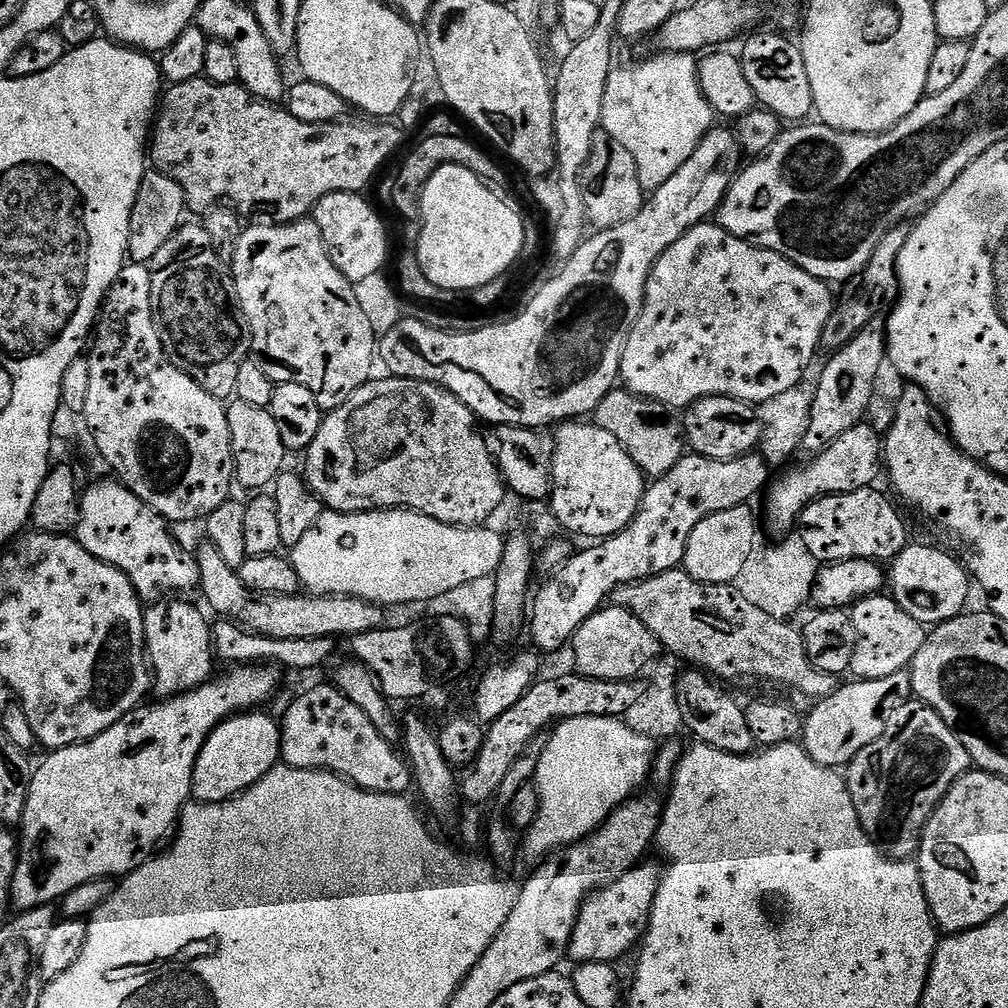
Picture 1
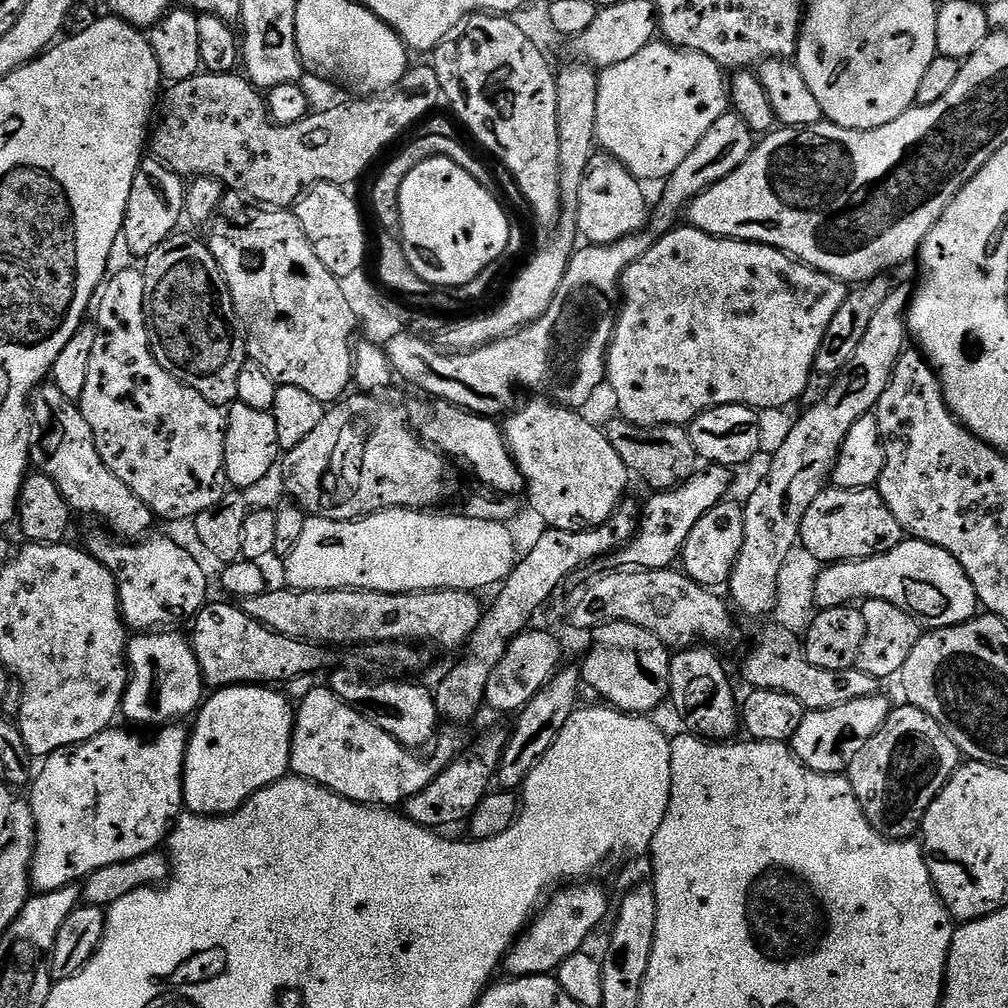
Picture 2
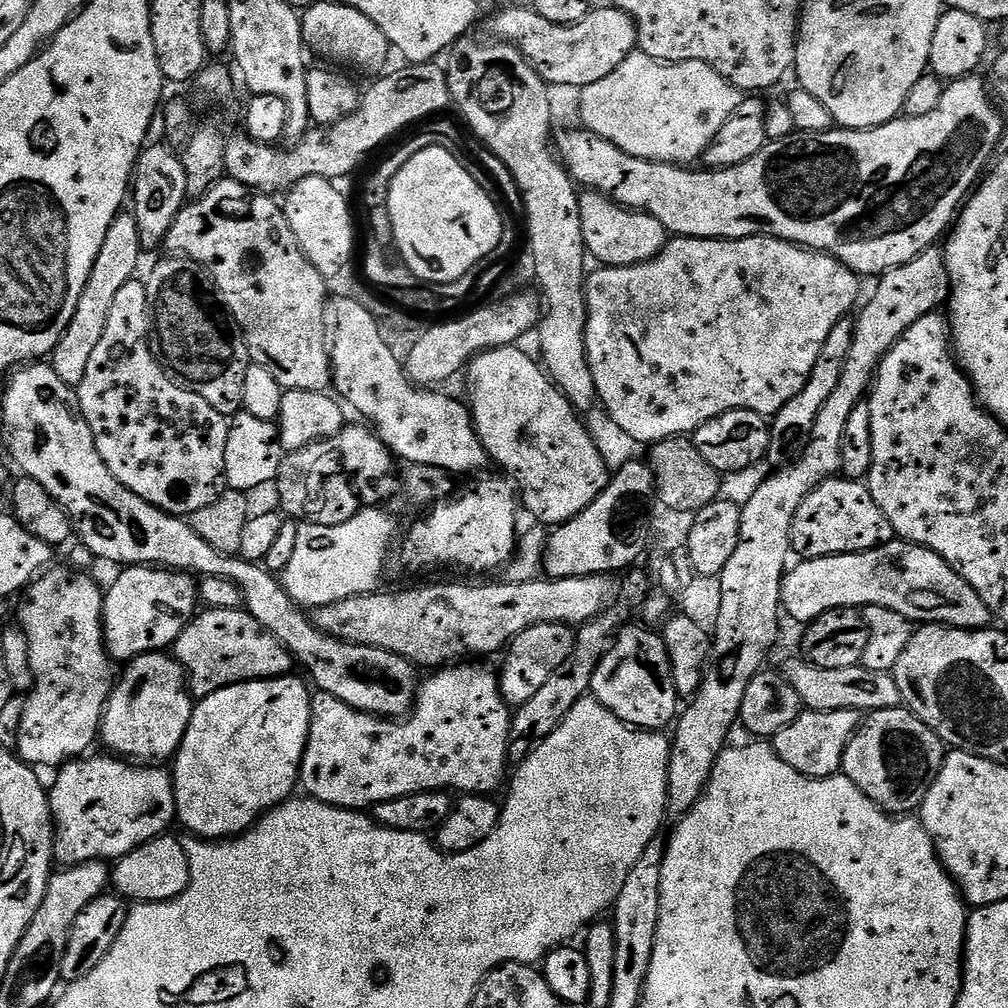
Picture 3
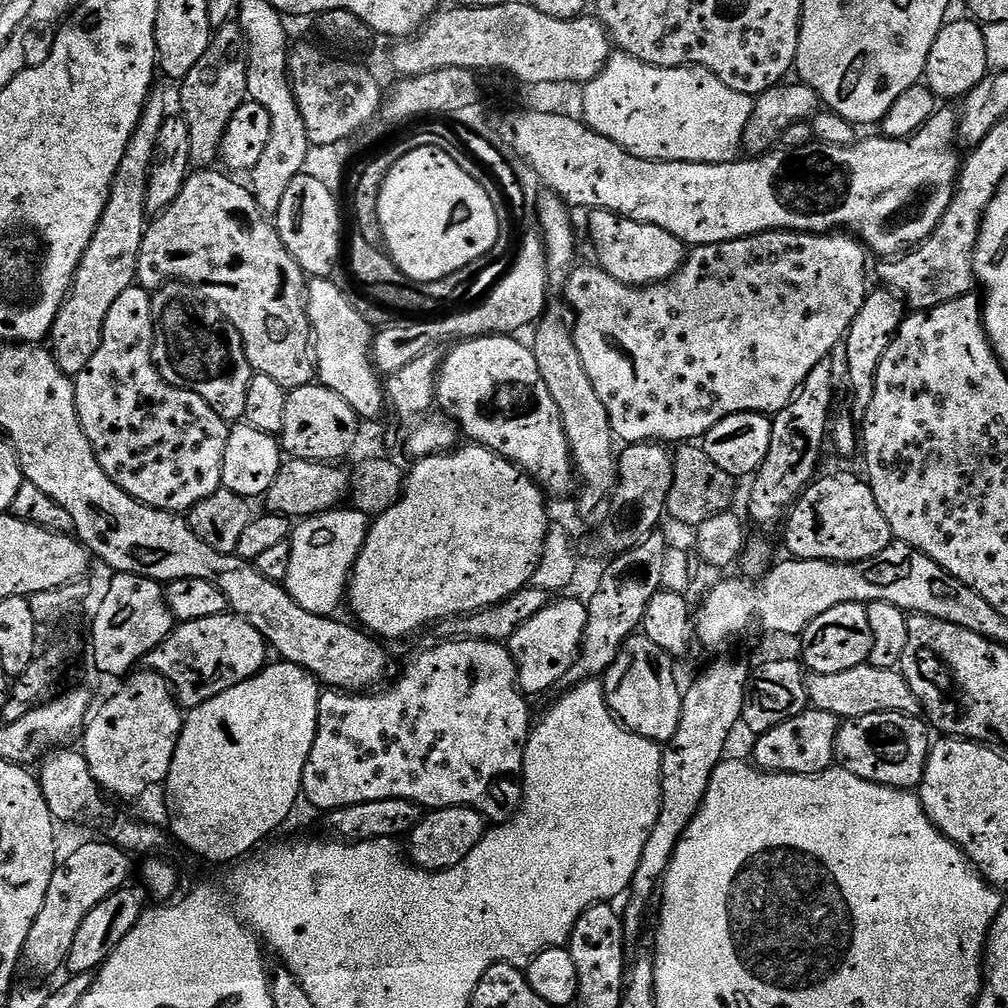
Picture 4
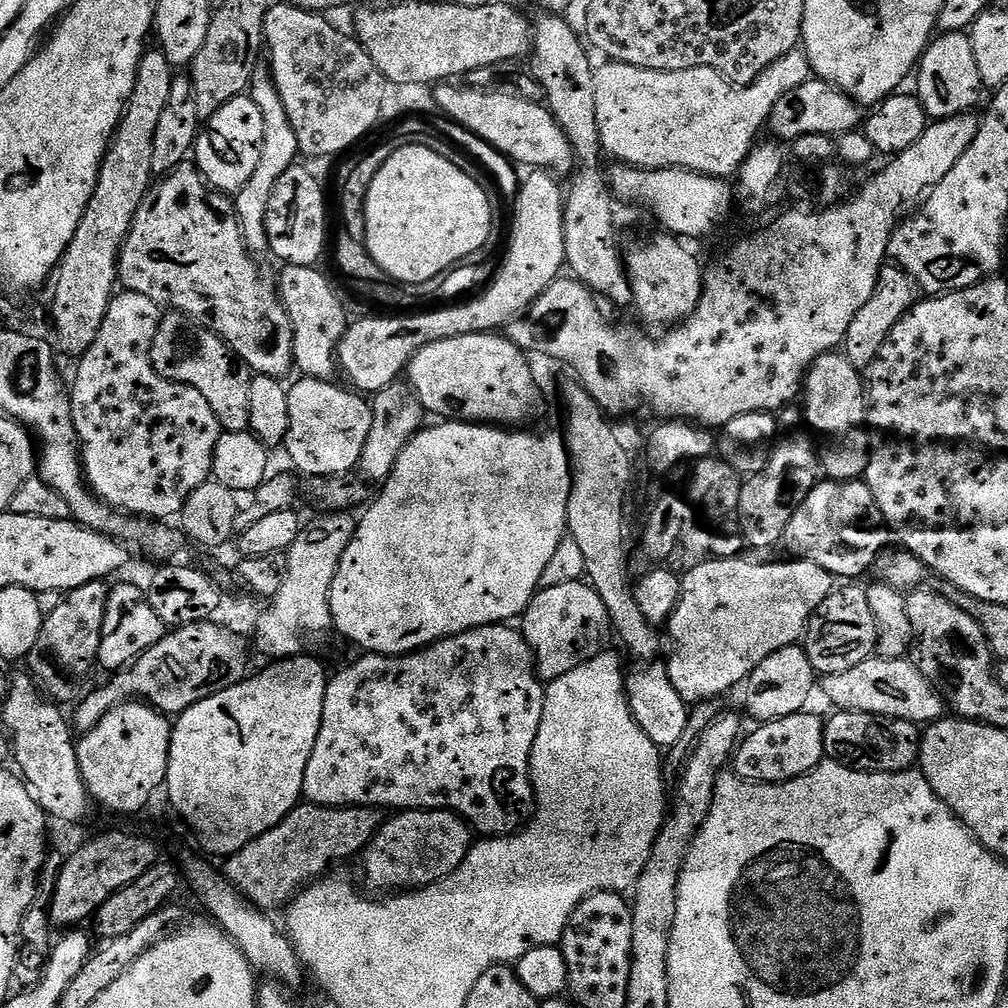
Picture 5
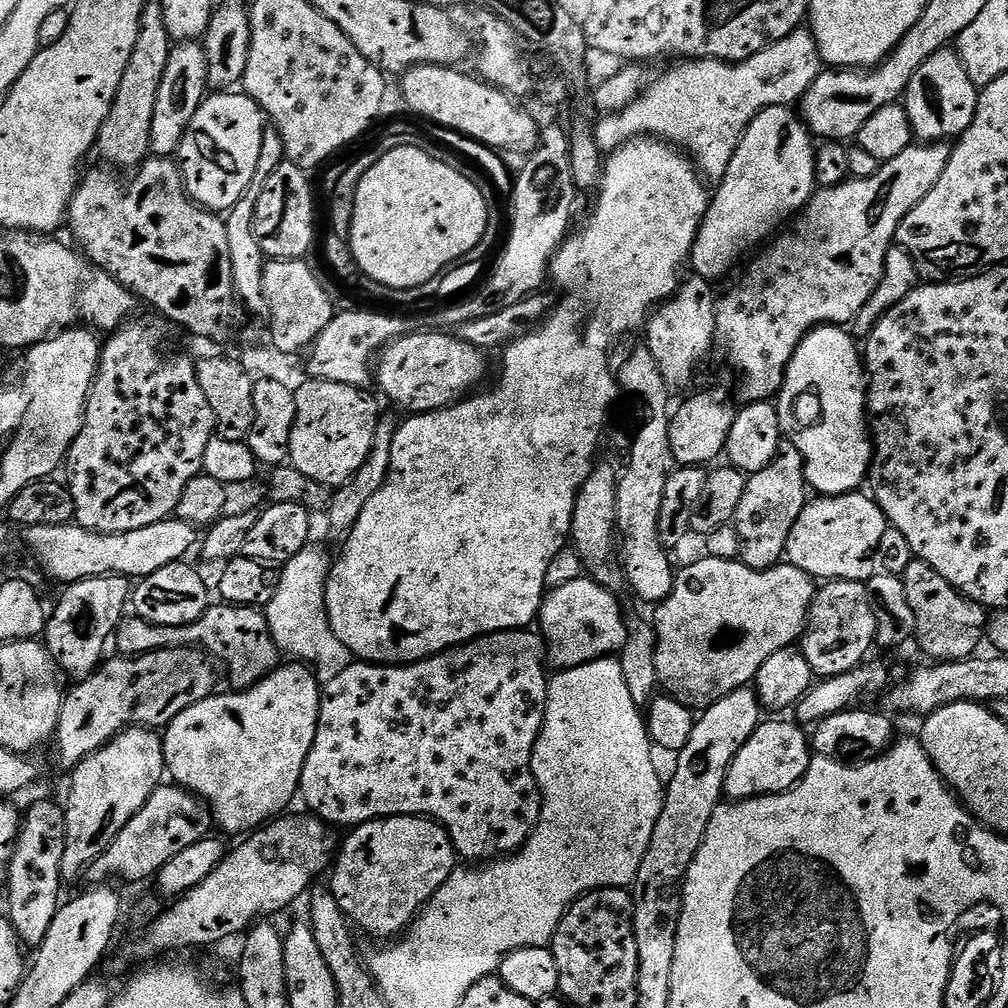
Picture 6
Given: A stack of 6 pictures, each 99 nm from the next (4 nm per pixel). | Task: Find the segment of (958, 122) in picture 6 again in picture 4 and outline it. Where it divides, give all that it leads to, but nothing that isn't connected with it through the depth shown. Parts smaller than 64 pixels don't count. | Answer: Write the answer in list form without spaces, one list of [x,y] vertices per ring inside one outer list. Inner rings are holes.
[[[949,19],[938,34],[938,38],[934,38],[934,46],[930,46],[930,58],[926,62],[924,80],[931,92],[944,102],[956,99],[959,101],[967,96],[990,71],[983,27],[975,19],[967,19]]]

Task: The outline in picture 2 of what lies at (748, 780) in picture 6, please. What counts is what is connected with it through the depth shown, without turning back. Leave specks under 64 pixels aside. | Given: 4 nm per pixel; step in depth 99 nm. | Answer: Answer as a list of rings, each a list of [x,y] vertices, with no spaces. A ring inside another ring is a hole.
[[[884,694],[858,698],[854,702],[846,702],[842,706],[834,706],[817,712],[805,711],[802,726],[793,734],[790,747],[797,760],[815,772],[840,774],[847,769],[852,758],[853,749],[848,744],[855,745],[870,739],[886,722],[890,711],[890,703]]]

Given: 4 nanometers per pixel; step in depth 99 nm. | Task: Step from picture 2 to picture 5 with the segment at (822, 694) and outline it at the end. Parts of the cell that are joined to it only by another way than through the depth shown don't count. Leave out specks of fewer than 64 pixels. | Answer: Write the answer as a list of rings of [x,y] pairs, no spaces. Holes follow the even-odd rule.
[[[871,655],[867,660],[858,662],[842,674],[830,674],[818,684],[819,691],[833,705],[833,709],[842,712],[861,712],[874,718],[905,720],[917,726],[927,726],[943,717],[946,712],[946,700],[938,693],[937,685],[926,679],[911,659],[887,660]]]

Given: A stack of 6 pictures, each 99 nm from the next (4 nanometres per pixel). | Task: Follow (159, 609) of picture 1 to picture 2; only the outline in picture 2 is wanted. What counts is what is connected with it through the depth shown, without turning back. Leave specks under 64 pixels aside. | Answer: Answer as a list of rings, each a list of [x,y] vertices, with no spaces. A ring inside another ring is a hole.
[[[180,630],[141,632],[129,639],[126,655],[130,675],[124,692],[122,716],[129,720],[129,725],[167,726],[183,721],[183,716],[191,717],[203,705],[206,685],[192,641],[185,633],[183,636]]]

